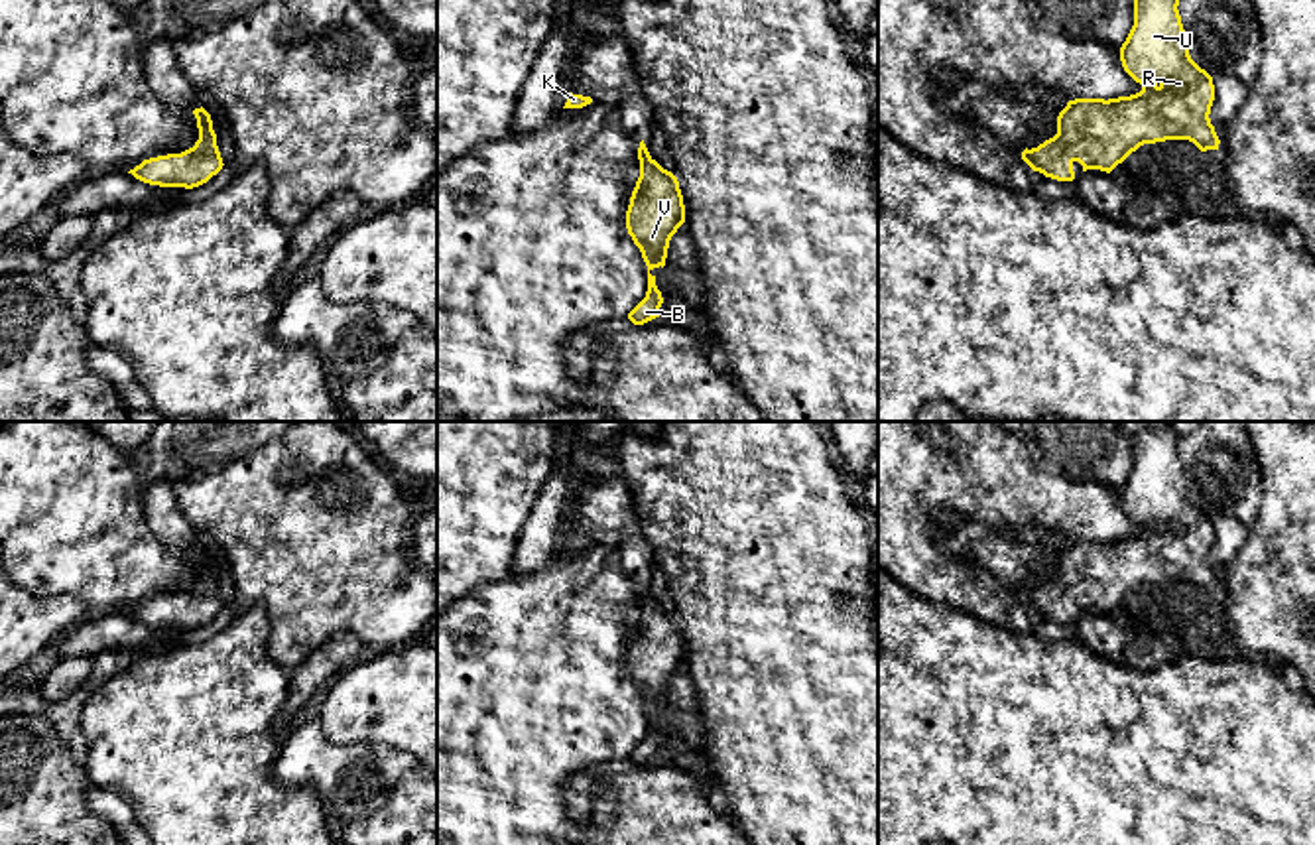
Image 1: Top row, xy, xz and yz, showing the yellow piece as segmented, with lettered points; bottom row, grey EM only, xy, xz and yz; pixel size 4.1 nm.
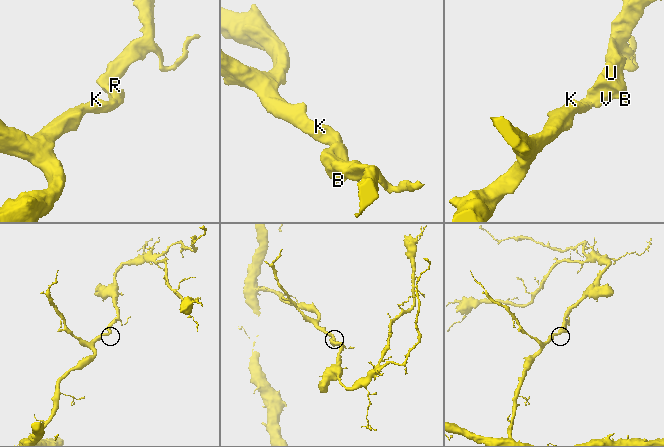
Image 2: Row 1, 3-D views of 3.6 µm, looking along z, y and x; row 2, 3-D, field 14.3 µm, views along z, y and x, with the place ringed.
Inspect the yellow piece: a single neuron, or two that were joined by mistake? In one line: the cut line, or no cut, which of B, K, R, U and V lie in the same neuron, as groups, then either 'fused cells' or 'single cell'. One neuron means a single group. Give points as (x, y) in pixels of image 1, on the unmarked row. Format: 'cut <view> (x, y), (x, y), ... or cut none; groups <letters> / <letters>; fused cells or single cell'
cut none; groups B K R U V; single cell

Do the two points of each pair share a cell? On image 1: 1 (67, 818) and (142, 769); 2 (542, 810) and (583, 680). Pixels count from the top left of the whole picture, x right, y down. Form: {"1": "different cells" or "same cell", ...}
{"1": "different cells", "2": "same cell"}

